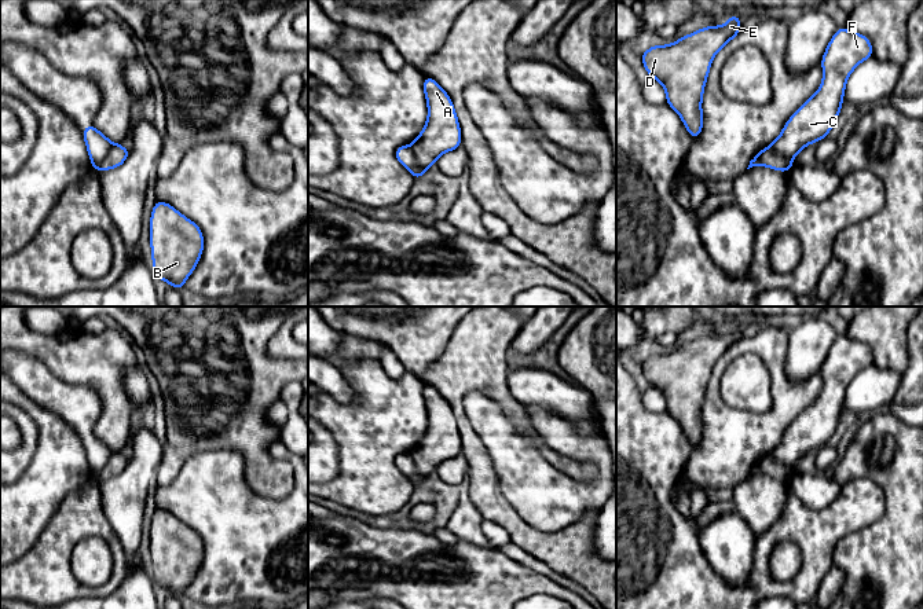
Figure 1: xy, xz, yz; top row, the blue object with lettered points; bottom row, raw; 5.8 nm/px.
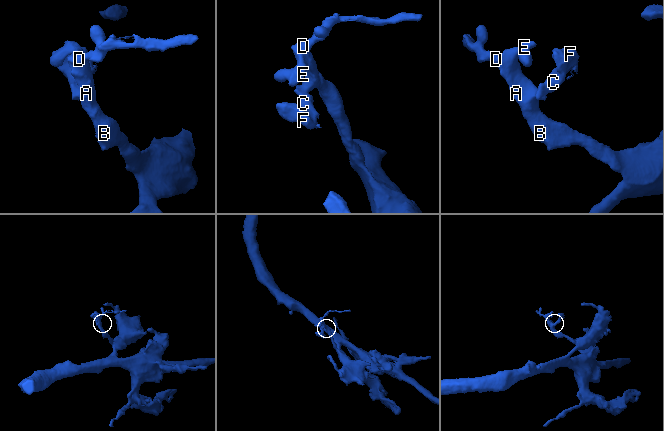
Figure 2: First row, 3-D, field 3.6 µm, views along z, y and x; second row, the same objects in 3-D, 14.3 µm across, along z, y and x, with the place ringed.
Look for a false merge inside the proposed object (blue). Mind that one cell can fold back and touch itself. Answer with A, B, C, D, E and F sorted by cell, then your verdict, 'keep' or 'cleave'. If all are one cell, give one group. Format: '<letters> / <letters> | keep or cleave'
A B D E / C F | cleave

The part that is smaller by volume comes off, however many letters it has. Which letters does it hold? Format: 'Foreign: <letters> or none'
Foreign: C, F

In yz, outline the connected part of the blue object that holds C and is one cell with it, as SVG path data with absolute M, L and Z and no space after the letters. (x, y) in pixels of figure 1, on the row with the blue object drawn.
M839 27L823 55L818 91L791 115L769 148L792 159L807 144L828 136L843 103L846 80L872 55L872 44L864 34Z

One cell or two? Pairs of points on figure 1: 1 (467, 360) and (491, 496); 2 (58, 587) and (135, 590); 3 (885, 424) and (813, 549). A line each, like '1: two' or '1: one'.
1: one
2: two
3: two

